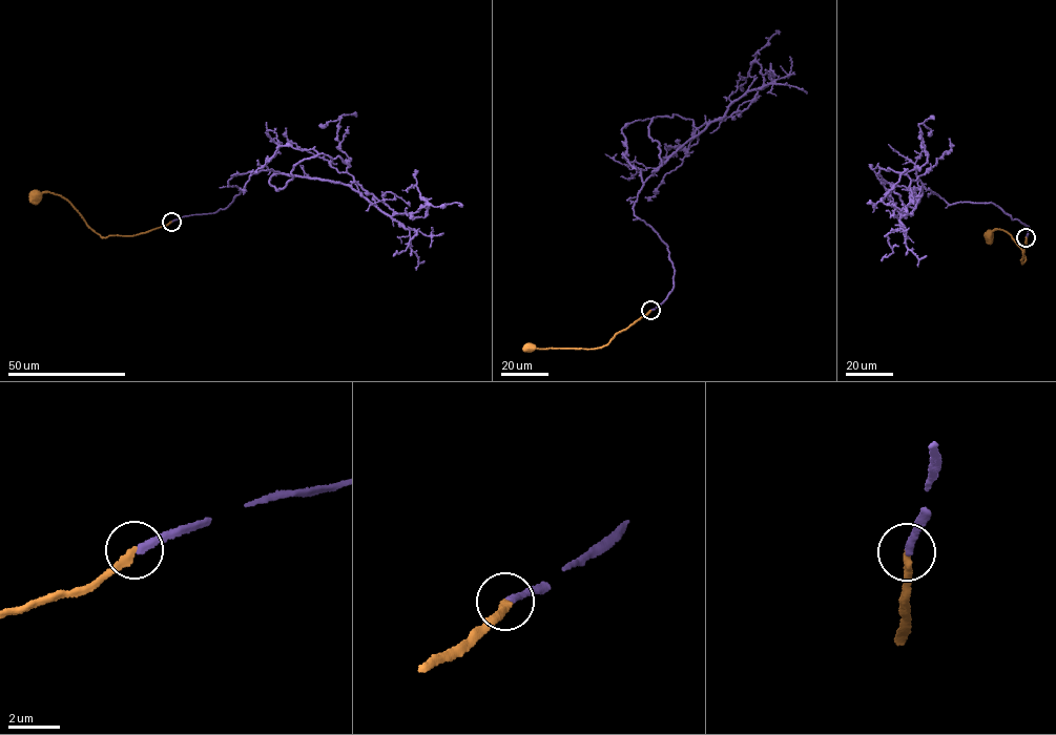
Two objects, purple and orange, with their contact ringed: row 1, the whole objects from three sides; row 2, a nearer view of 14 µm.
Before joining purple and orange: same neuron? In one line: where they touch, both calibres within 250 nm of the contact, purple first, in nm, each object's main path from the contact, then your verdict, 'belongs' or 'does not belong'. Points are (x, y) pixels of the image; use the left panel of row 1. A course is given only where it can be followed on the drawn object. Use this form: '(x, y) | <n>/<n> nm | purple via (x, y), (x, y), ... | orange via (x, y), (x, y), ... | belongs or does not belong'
(171, 222) | 260/280 nm | purple via (171, 222), (225, 209), (248, 171), (272, 170), (280, 190), (321, 153), (397, 213), (459, 206) | orange via (170, 222), (133, 235), (101, 236), (65, 198), (43, 191), (36, 196) | belongs

